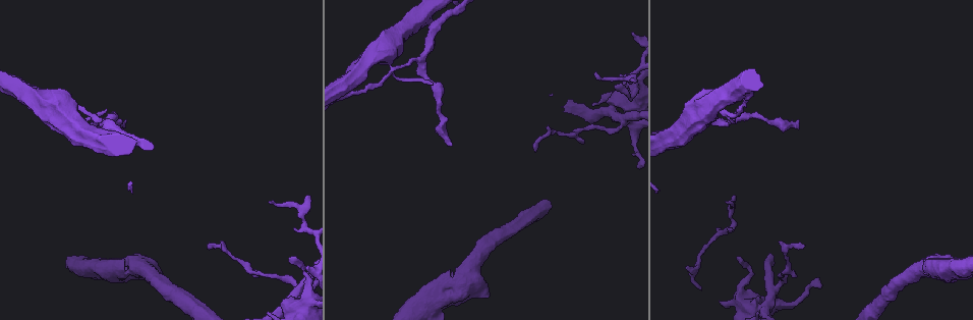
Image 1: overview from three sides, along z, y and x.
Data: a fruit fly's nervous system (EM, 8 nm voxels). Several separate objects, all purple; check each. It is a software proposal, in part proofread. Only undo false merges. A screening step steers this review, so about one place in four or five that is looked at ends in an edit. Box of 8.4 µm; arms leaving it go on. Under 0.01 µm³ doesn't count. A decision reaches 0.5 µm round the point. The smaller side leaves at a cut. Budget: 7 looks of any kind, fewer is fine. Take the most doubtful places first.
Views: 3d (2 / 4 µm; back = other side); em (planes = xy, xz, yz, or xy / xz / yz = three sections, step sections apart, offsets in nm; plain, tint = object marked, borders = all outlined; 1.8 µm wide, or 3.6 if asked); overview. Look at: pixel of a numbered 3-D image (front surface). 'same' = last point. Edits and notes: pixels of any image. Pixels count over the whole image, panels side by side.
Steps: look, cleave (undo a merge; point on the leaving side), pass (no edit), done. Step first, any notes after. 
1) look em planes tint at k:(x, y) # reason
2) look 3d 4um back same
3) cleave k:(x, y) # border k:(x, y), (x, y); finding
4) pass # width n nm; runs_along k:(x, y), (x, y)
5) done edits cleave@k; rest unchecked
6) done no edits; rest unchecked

look em 3.6um planes tint at 1:(296, 297) # calibre changes

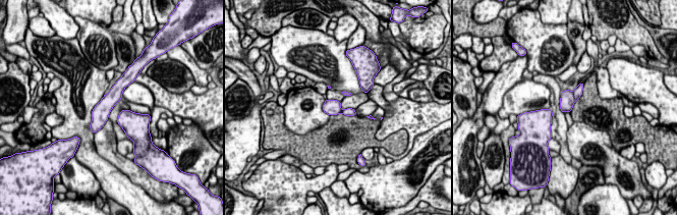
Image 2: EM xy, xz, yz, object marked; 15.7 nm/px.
cleave 2:(567, 100) # border 2:(572, 92), (575, 100); a second neuron is stuck on

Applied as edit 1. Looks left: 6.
look em 3.6um planes tint at 1:(454, 278) # abrupt turn

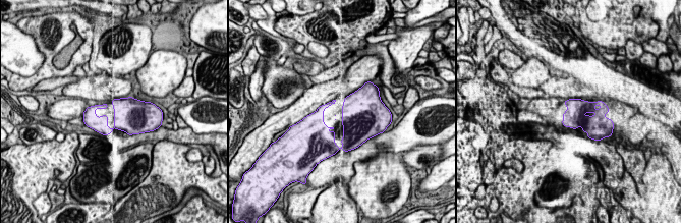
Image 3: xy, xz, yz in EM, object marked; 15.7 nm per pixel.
pass # continuous, no second neuron

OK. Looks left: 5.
look 3d 4um at 1:(349, 82) # abrupt turn

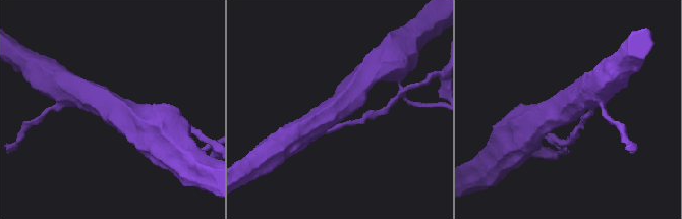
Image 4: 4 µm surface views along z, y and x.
look em planes plain at 4:(338, 110)

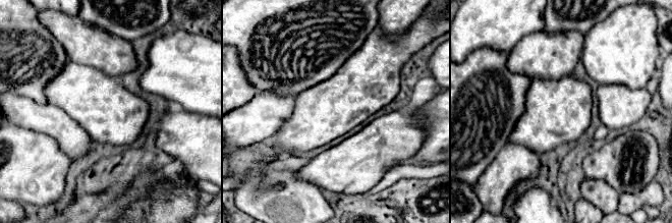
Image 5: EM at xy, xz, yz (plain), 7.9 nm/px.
look em planes borders same # what lies round it

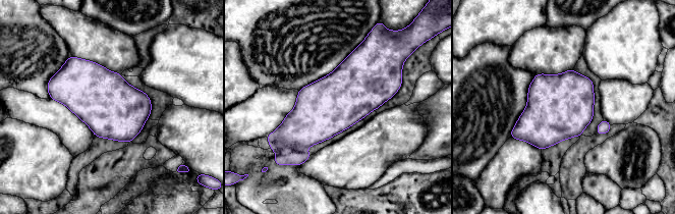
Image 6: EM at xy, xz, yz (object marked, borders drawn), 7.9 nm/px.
cleave 6:(296, 158) # border 6:(303, 150), (289, 153); two neurons meet here

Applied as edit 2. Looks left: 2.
done edits cleave@2, cleave@6; rest unchecked

